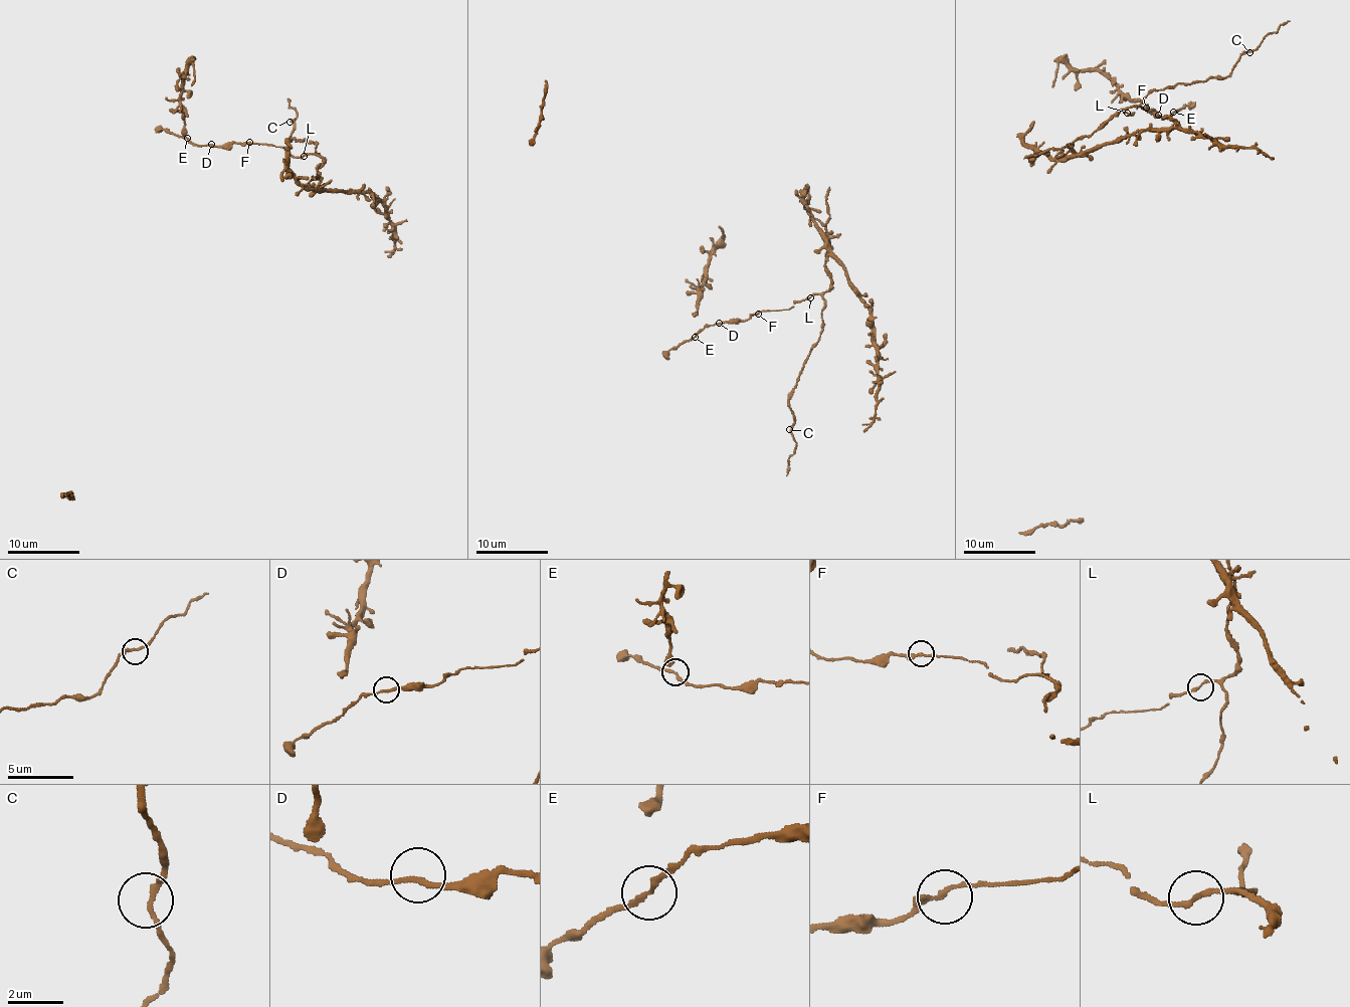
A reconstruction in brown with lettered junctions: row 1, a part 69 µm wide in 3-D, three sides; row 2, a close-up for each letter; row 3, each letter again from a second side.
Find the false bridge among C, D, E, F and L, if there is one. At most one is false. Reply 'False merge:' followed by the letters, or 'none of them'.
False merge: none of them

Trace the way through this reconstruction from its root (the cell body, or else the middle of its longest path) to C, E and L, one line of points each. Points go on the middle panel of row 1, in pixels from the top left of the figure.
C: (810, 212), (826, 223), (831, 284), (823, 295), (820, 337), (789, 400), (794, 421), (789, 429)
E: (810, 212), (826, 223), (831, 284), (826, 290), (787, 310), (706, 325), (695, 336)
L: (810, 212), (815, 219), (826, 223), (829, 243), (825, 263), (831, 284), (823, 293), (810, 297)

